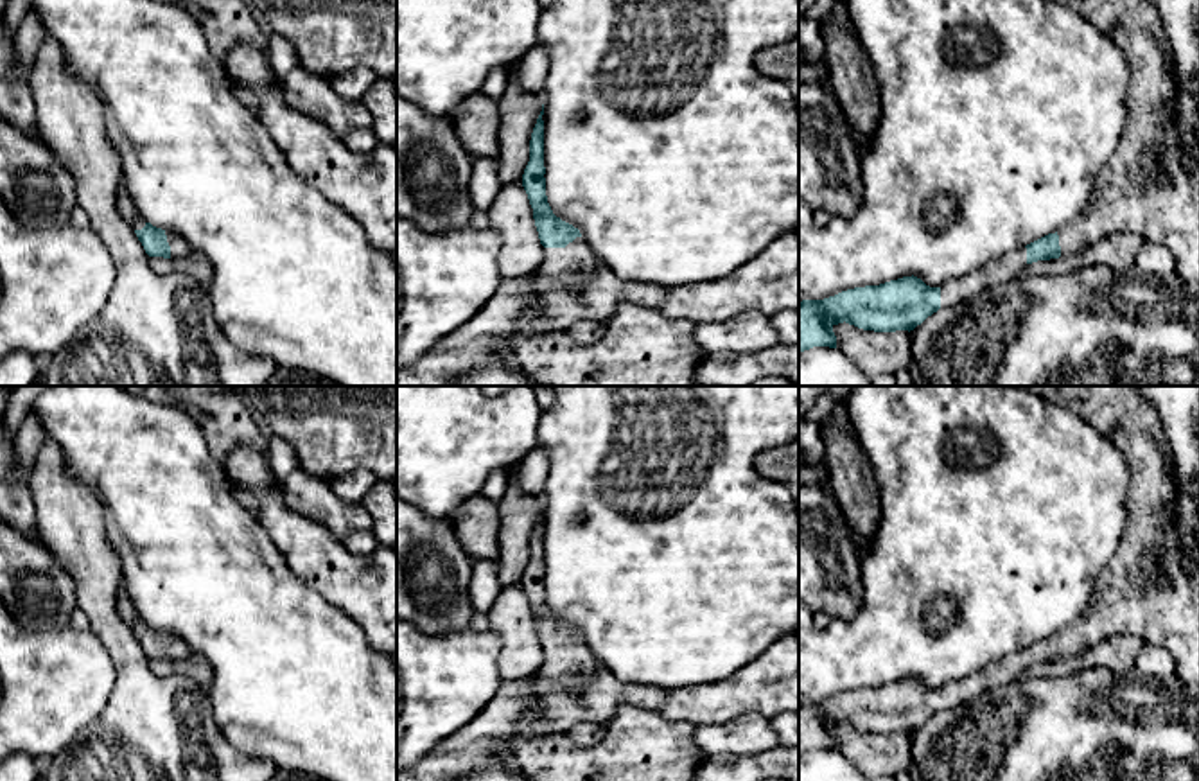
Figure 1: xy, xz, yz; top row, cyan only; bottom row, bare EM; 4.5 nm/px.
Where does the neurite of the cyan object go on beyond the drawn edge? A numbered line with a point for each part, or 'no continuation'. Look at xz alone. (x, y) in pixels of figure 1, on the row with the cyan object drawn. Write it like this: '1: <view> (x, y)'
1: xz (575, 264)

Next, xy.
1: xy (180, 248)

